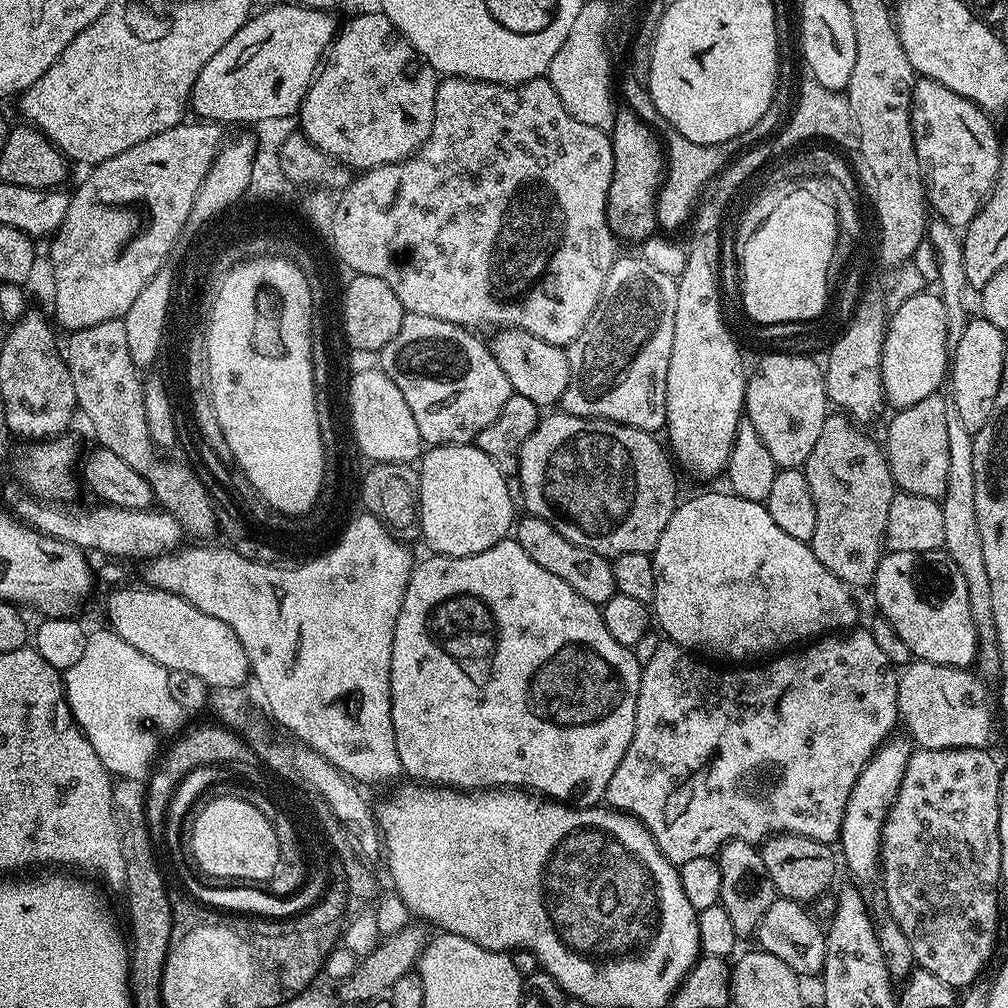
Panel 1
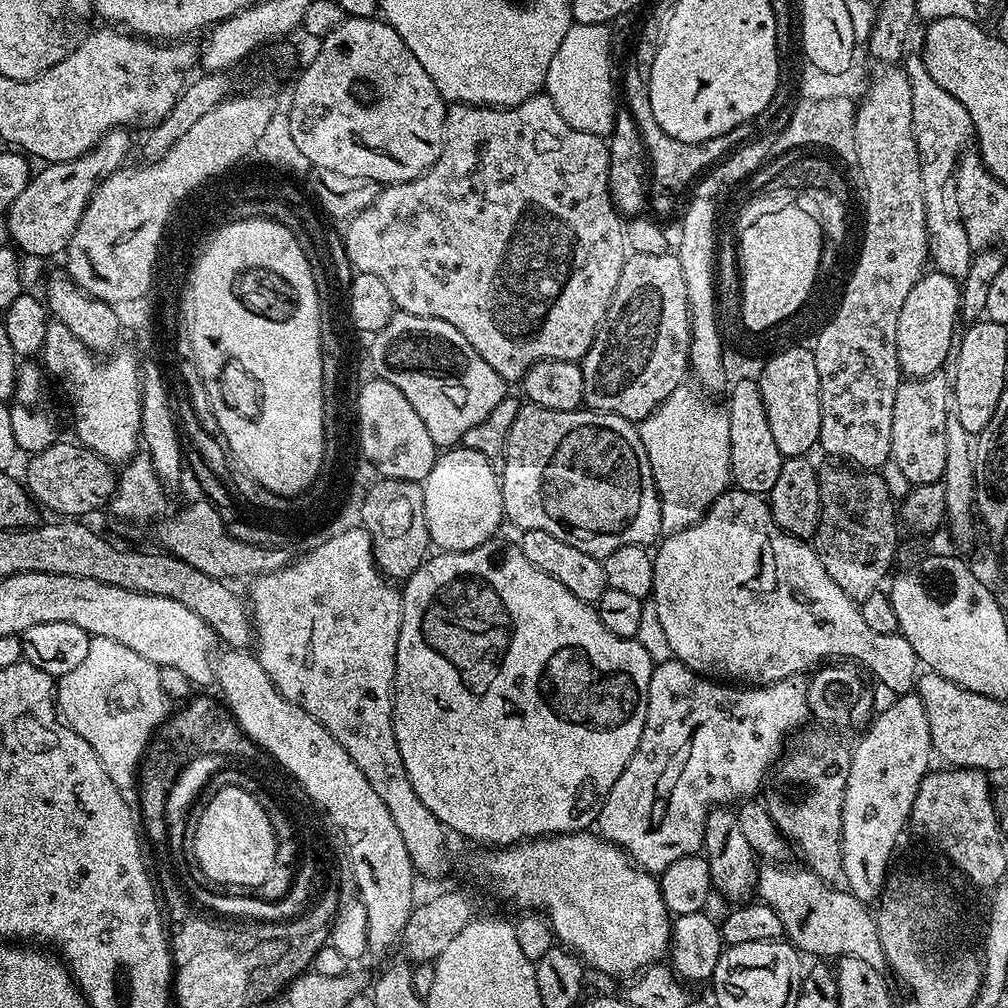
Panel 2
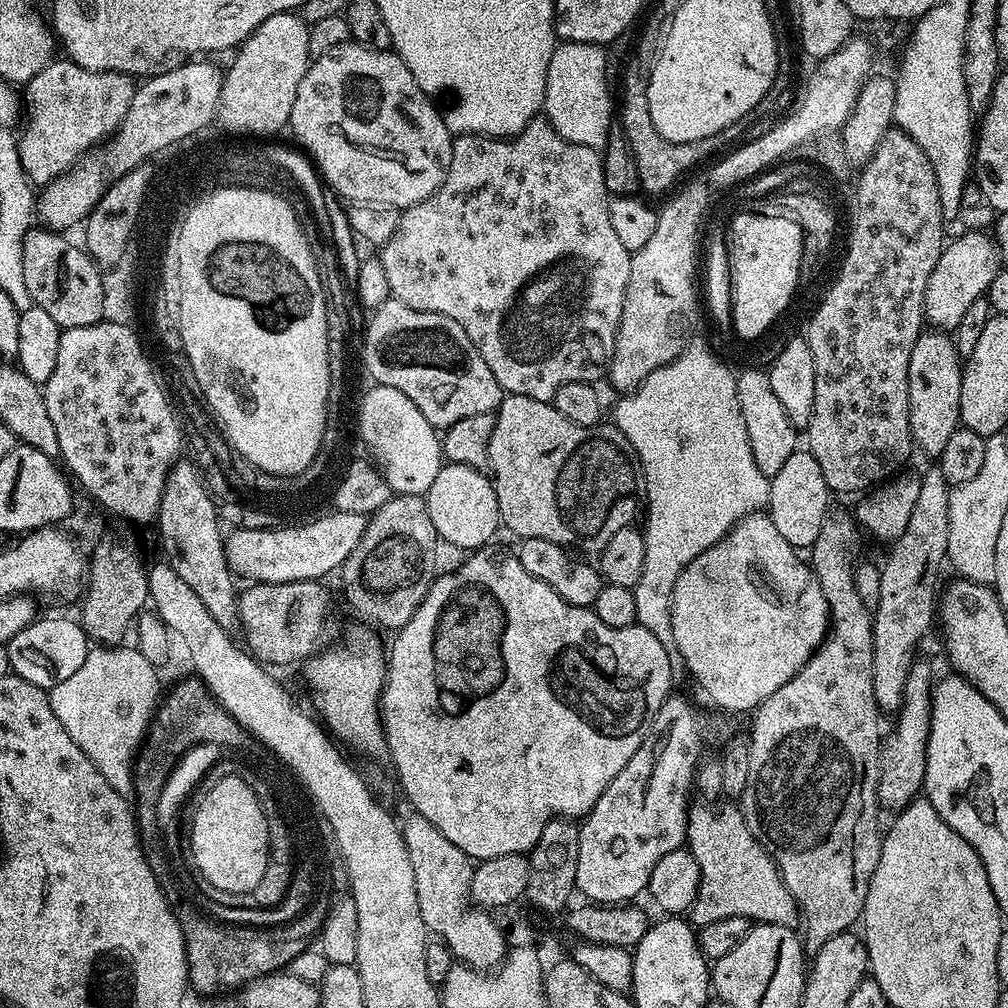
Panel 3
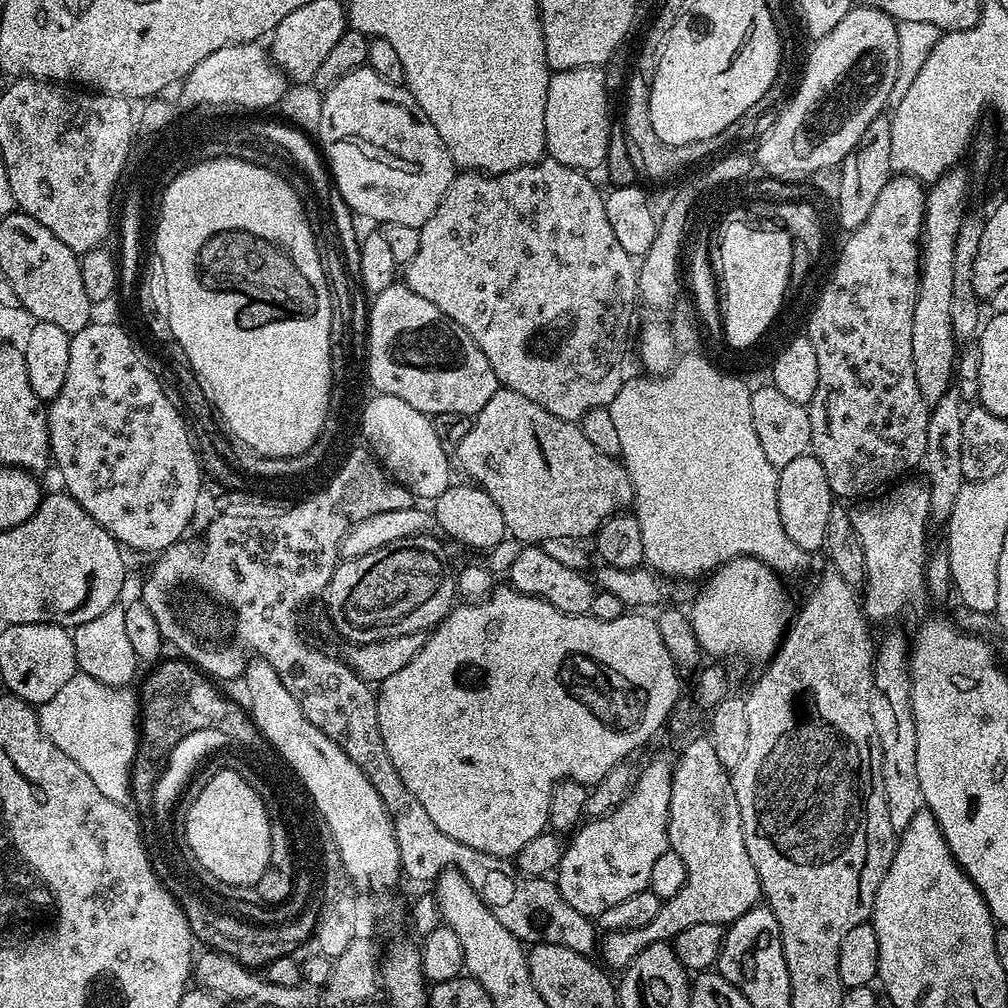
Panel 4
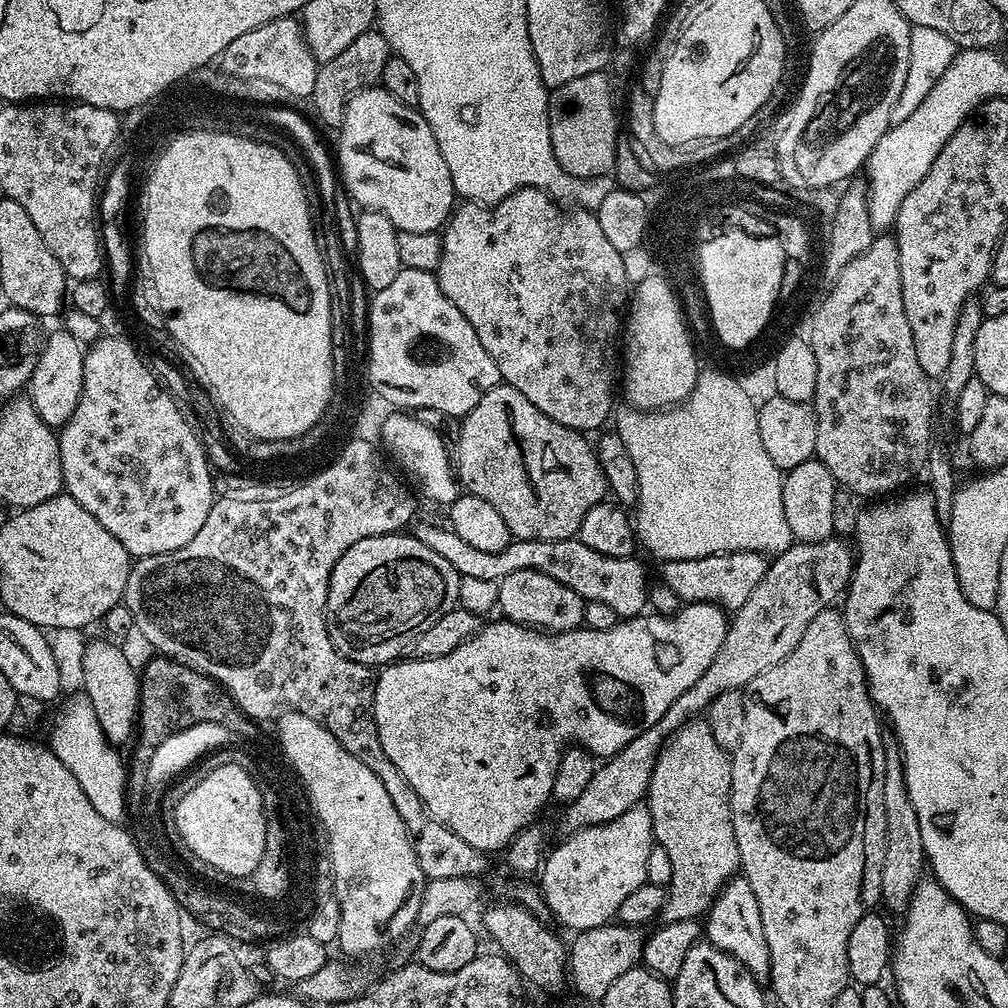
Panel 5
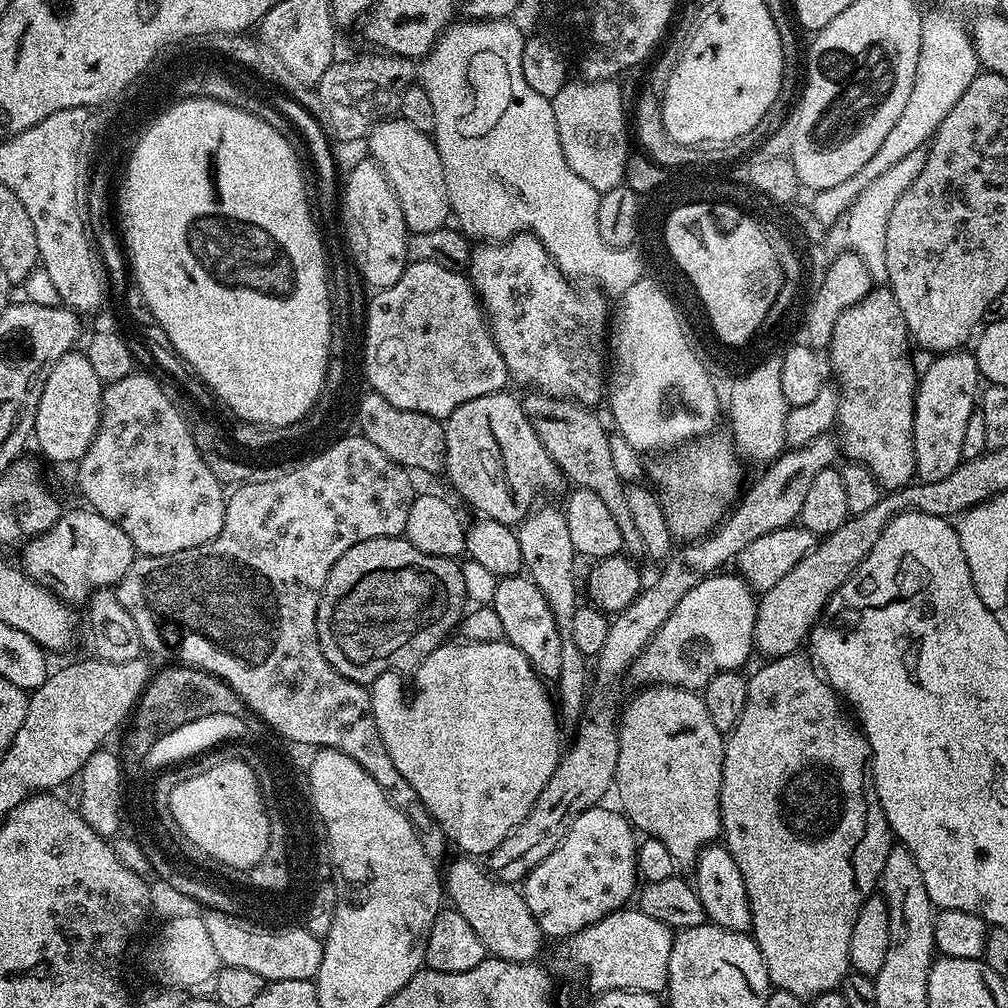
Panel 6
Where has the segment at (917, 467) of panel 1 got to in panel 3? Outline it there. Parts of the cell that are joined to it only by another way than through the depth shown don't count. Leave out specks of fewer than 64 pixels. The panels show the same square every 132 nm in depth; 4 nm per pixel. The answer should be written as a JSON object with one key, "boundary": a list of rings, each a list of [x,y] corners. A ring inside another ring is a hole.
{"boundary":[[[940,330],[921,331],[918,342],[914,342],[914,350],[910,354],[910,370],[908,371],[908,393],[910,394],[910,430],[912,442],[926,455],[938,458],[942,450],[946,450],[946,442],[950,442],[950,434],[954,434],[960,423],[960,399],[962,398],[962,357],[956,353],[956,341],[951,335]]]}

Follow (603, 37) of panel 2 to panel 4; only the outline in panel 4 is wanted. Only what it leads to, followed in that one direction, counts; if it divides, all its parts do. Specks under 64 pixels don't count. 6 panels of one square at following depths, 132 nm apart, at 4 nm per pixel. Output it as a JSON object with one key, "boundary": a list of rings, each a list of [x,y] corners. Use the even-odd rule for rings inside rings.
{"boundary":[[[575,68],[552,72],[548,78],[546,90],[546,138],[544,146],[551,159],[562,162],[562,166],[577,168],[580,172],[591,173],[592,168],[603,169],[604,159],[610,146],[610,134],[614,127],[612,108],[608,105],[608,80],[604,77],[605,69]]]}

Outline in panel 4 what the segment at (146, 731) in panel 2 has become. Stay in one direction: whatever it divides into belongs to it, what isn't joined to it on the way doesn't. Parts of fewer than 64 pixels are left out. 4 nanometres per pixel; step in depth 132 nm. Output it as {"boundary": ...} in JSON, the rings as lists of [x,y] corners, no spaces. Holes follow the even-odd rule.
{"boundary":[[[77,674],[70,678],[70,682],[66,682],[66,686],[62,686],[62,690],[58,690],[58,694],[54,694],[54,698],[50,698],[50,702],[41,704],[38,708],[40,725],[50,742],[54,742],[54,746],[58,746],[58,750],[62,750],[66,758],[74,758],[74,762],[82,766],[82,771],[91,778],[94,786],[98,786],[98,791],[104,797],[110,798],[110,802],[125,806],[133,803],[131,766],[135,758],[138,735],[138,696],[131,690],[128,686],[112,687],[90,676]]]}

